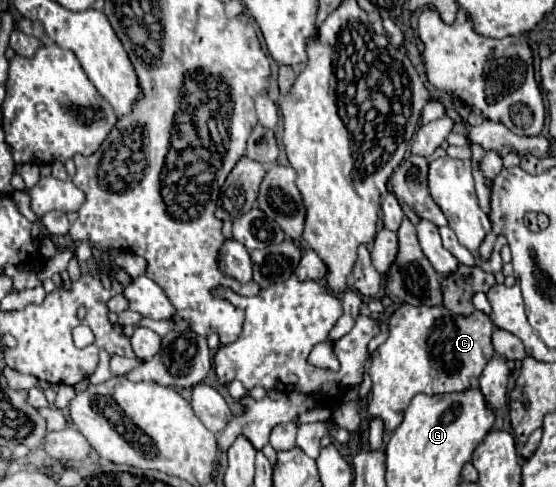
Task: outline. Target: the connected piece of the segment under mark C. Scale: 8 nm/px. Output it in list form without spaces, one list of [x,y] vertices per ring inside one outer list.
[[[402,304],[390,316],[388,340],[372,352],[372,392],[368,396],[366,420],[380,418],[384,430],[394,430],[404,418],[404,410],[416,394],[458,394],[478,386],[484,366],[494,356],[494,324],[484,312],[456,316],[444,306],[410,306]]]

